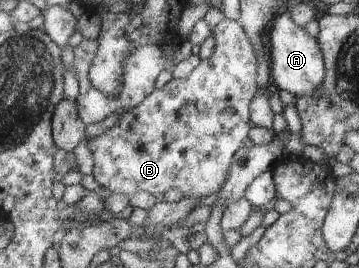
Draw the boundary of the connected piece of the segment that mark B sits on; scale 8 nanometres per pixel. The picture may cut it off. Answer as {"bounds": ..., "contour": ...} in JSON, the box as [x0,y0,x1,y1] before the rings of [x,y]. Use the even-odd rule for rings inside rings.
{"bounds":[87,18,260,199],"contour":[[[224,18],[217,26],[212,28],[212,32],[216,40],[215,52],[208,59],[202,59],[190,72],[189,76],[182,79],[171,79],[160,89],[155,89],[139,106],[123,113],[117,125],[112,126],[103,134],[98,137],[93,137],[87,142],[87,147],[92,152],[94,158],[92,174],[99,186],[108,188],[113,193],[119,193],[120,195],[149,192],[153,196],[165,194],[165,192],[169,192],[171,188],[178,188],[184,197],[195,197],[196,199],[205,198],[206,196],[211,196],[211,194],[218,194],[223,188],[223,185],[230,177],[234,156],[244,147],[243,144],[245,144],[247,137],[249,138],[253,128],[250,110],[251,102],[260,90],[260,83],[258,82],[259,61],[256,47],[247,32],[245,32],[244,26],[240,21]]]}

